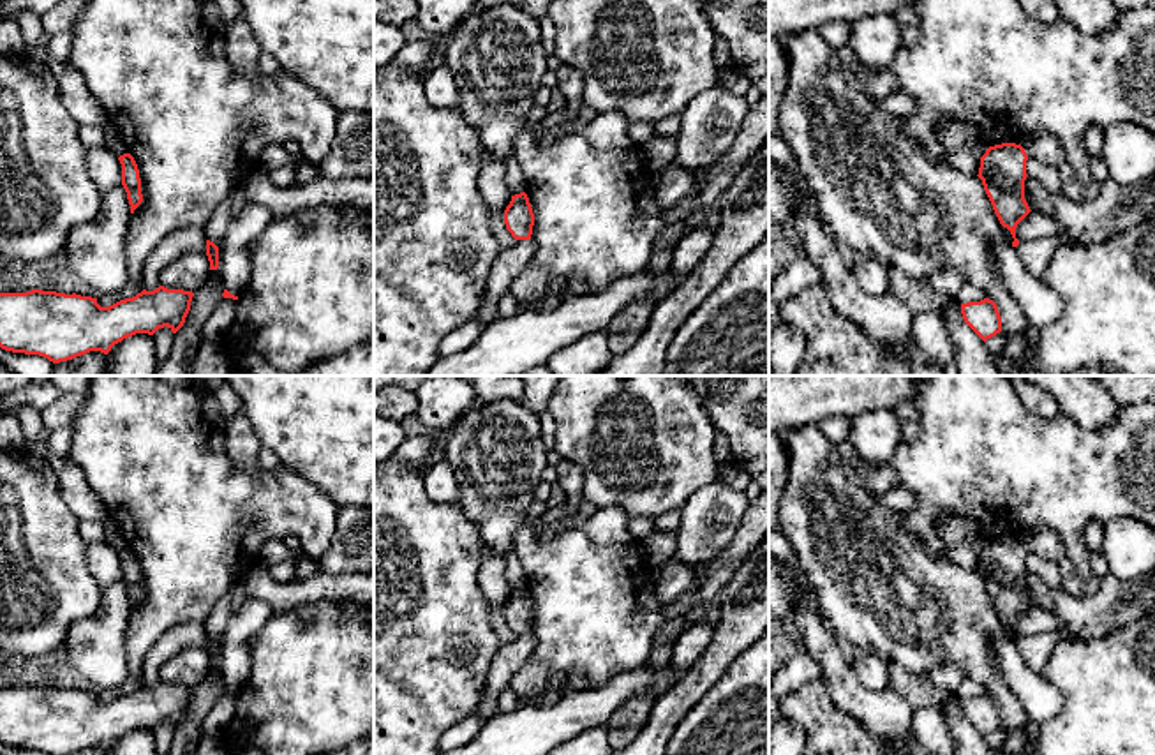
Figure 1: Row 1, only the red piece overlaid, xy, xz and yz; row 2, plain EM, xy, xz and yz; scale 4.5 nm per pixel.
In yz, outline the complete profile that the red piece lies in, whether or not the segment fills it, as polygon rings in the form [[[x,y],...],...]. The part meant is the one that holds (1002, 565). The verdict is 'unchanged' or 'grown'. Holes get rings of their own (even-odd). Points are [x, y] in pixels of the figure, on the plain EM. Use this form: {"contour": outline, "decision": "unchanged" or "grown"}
{"contour": [[[1002,538],[989,542],[980,552],[979,573],[982,575],[984,586],[993,600],[993,605],[1003,623],[1007,623],[1014,633],[1012,642],[1019,640],[1016,633],[1017,619],[1032,607],[1025,594],[1025,575],[1026,575],[1026,556],[1028,550],[1021,540]]], "decision": "unchanged"}

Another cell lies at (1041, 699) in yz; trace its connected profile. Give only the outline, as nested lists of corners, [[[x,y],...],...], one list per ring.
[[[993,637],[987,646],[1002,681],[1016,695],[1028,718],[1040,723],[1056,716],[1063,704],[1062,693],[1044,672],[1035,672],[1023,662],[1016,642]]]

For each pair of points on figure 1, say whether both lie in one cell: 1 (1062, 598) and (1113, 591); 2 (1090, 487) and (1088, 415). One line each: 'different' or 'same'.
1: same
2: different

